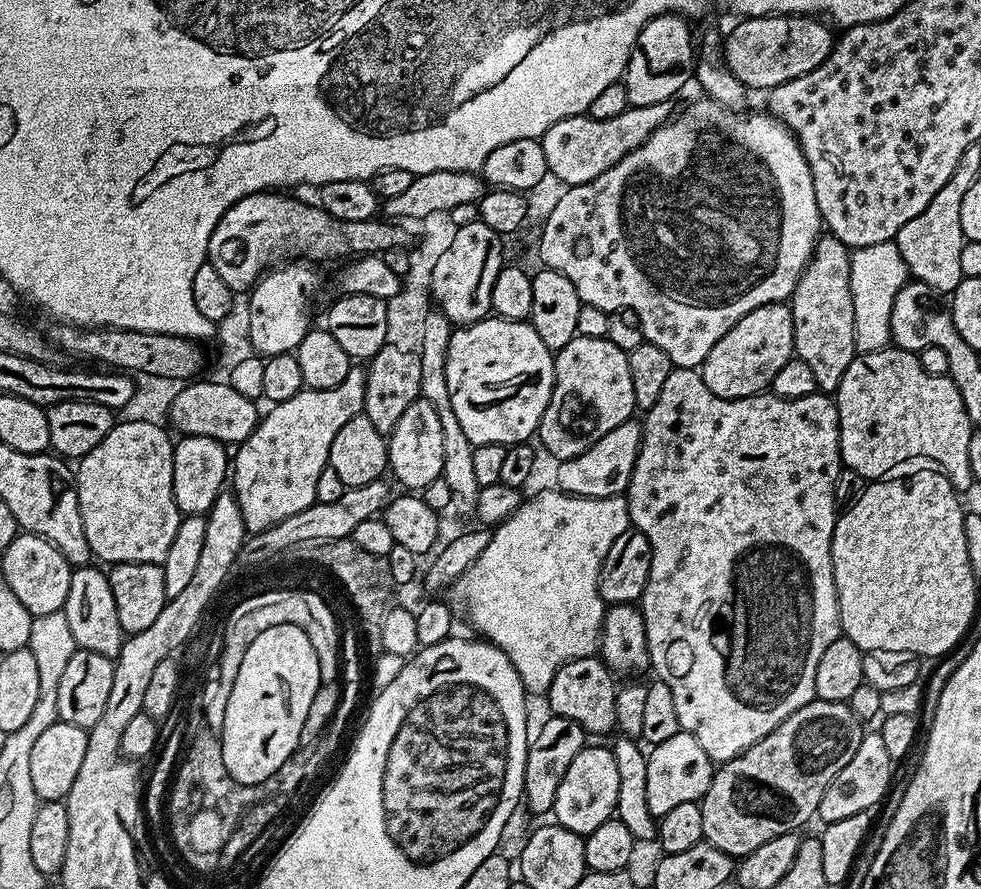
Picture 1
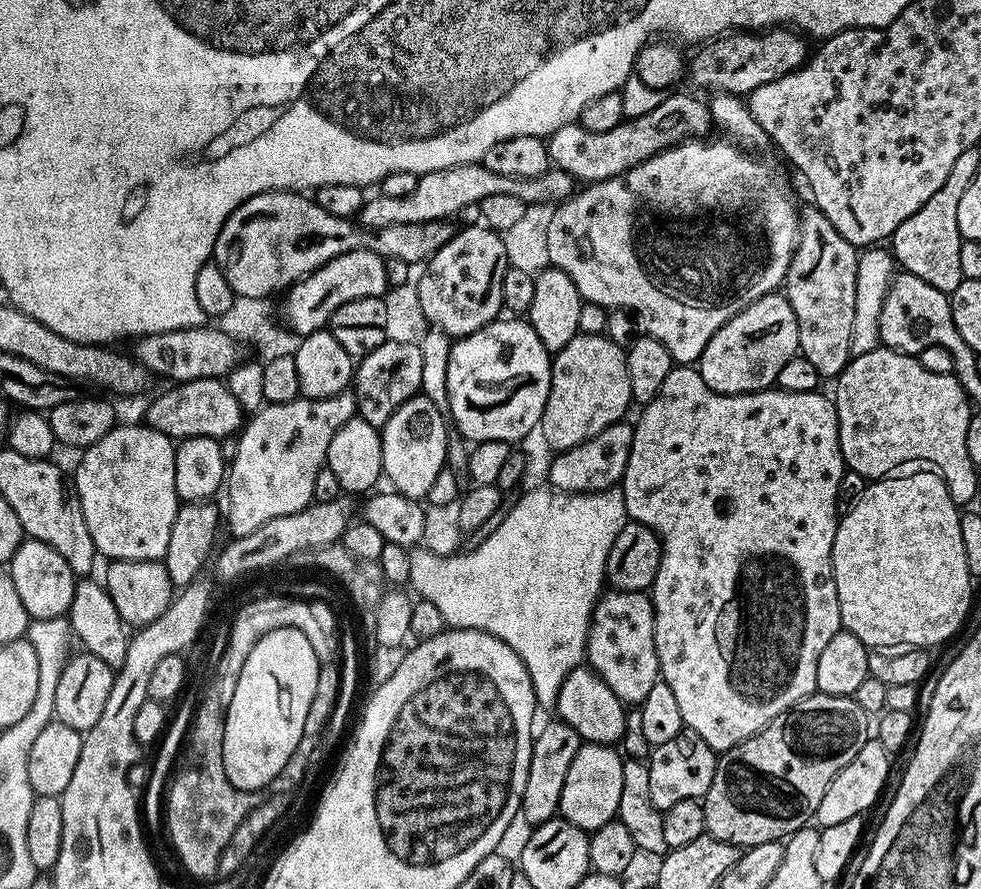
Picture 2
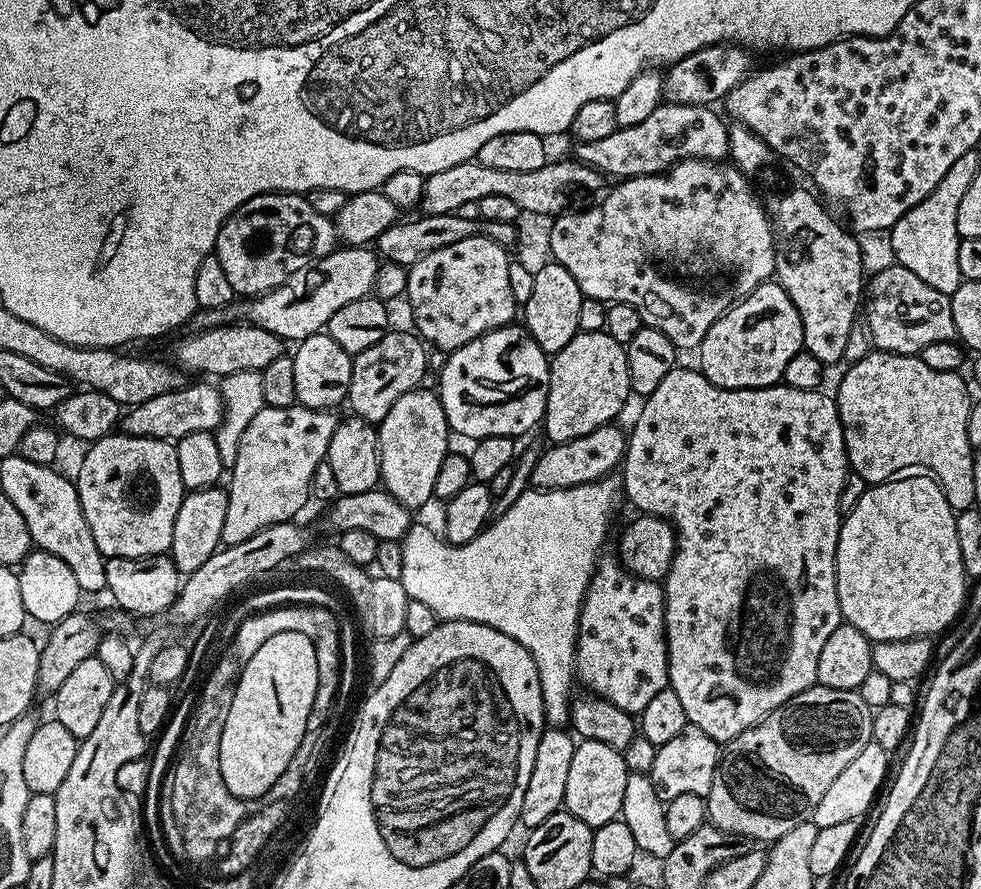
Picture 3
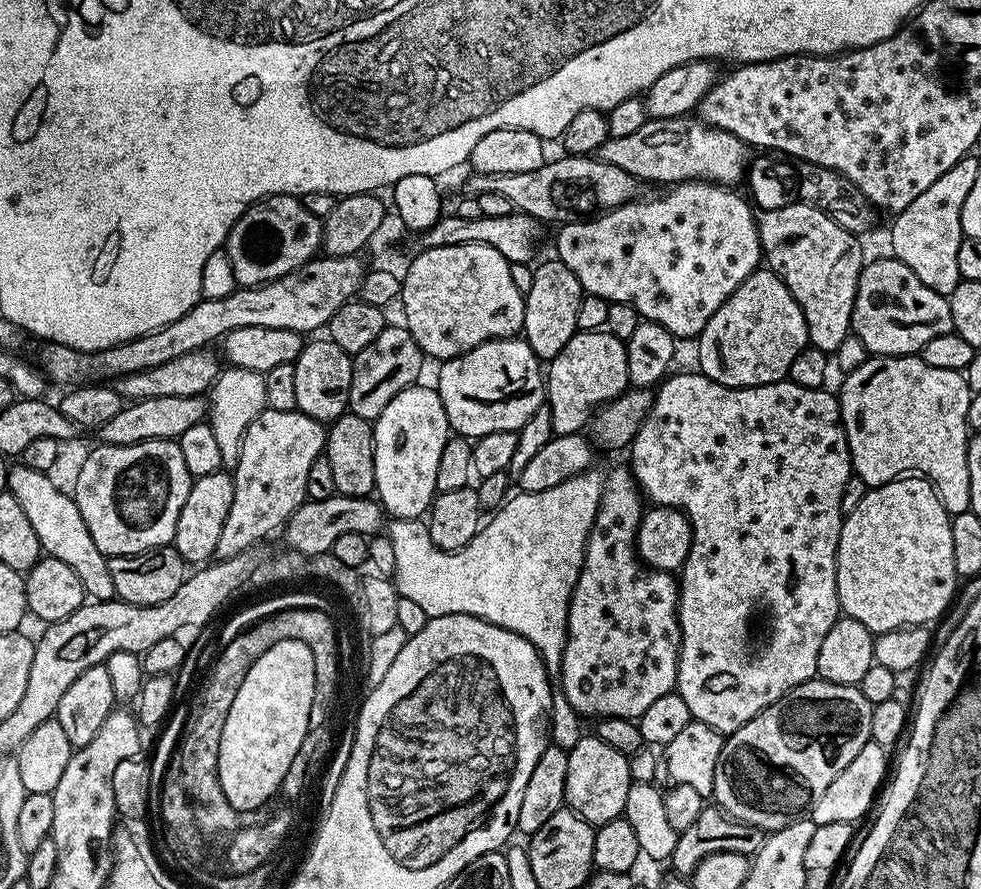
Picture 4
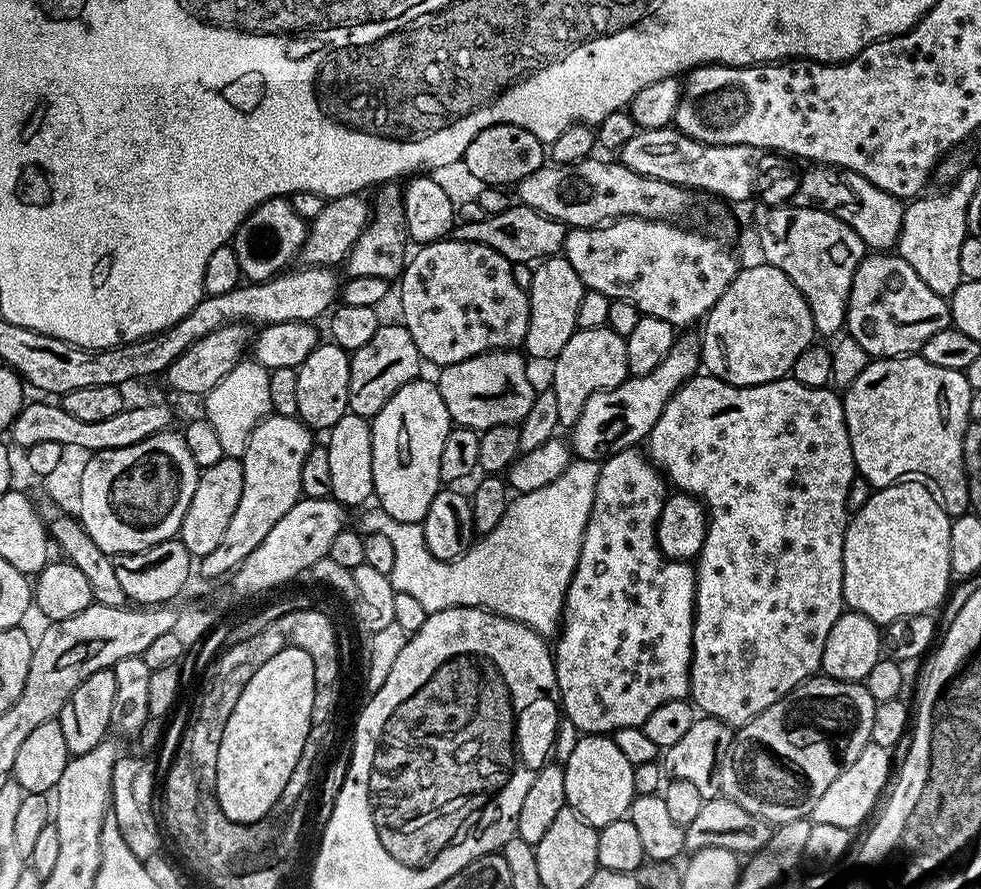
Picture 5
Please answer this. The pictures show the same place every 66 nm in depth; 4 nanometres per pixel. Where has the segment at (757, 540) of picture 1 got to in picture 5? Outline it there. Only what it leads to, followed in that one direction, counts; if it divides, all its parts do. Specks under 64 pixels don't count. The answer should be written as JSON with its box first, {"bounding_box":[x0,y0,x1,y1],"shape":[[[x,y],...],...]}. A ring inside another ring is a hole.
{"bounding_box":[646,374,858,726],"shape":[[[697,374],[693,376],[691,380],[687,380],[687,382],[672,395],[670,402],[666,402],[666,410],[662,410],[658,422],[654,422],[652,432],[648,435],[646,441],[647,455],[650,457],[652,463],[655,464],[666,477],[667,483],[671,485],[673,489],[681,492],[688,492],[691,496],[696,496],[699,500],[703,500],[704,507],[708,510],[706,542],[702,546],[700,555],[694,564],[696,569],[696,613],[694,614],[694,634],[692,635],[690,700],[703,715],[712,716],[714,719],[721,720],[722,723],[729,726],[739,726],[746,722],[750,722],[755,716],[762,714],[762,710],[766,710],[766,706],[778,702],[786,693],[792,692],[799,684],[803,684],[805,680],[815,677],[817,673],[821,671],[820,659],[822,658],[822,650],[826,646],[826,634],[830,634],[830,626],[834,626],[834,622],[838,622],[841,612],[845,611],[846,608],[844,595],[842,594],[842,550],[844,549],[844,531],[848,529],[848,522],[850,519],[846,498],[847,491],[850,490],[850,484],[852,480],[858,476],[858,473],[856,470],[856,463],[854,462],[854,454],[850,450],[850,438],[848,437],[848,427],[846,426],[846,418],[844,417],[844,402],[839,395],[835,396],[835,394],[837,395],[831,387],[811,388],[810,386],[802,386],[802,382],[798,382],[791,378],[766,382],[764,385],[752,385],[749,388],[739,388],[738,386],[728,385],[726,382],[720,381],[719,378],[709,374]]]}

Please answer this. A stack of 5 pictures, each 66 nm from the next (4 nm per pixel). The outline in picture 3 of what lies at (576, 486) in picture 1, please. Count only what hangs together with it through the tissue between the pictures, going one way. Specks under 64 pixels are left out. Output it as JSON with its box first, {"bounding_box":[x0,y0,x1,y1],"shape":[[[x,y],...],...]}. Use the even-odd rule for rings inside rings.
{"bounding_box":[531,423,628,490],"shape":[[[615,423],[603,424],[590,434],[582,434],[582,438],[548,446],[536,457],[531,487],[536,490],[573,488],[613,475],[621,467],[624,451],[628,449],[625,429],[616,427]]]}

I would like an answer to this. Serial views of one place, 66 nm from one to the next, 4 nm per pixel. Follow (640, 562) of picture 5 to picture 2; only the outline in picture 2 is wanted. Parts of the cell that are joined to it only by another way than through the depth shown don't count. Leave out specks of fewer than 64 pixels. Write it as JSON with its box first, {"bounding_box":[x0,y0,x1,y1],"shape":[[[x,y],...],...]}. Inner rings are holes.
{"bounding_box":[587,590,661,706],"shape":[[[608,590],[596,601],[588,631],[587,667],[600,675],[602,682],[618,694],[625,705],[638,706],[650,694],[650,689],[661,679],[658,650],[654,646],[654,610],[651,595],[642,592]]]}

